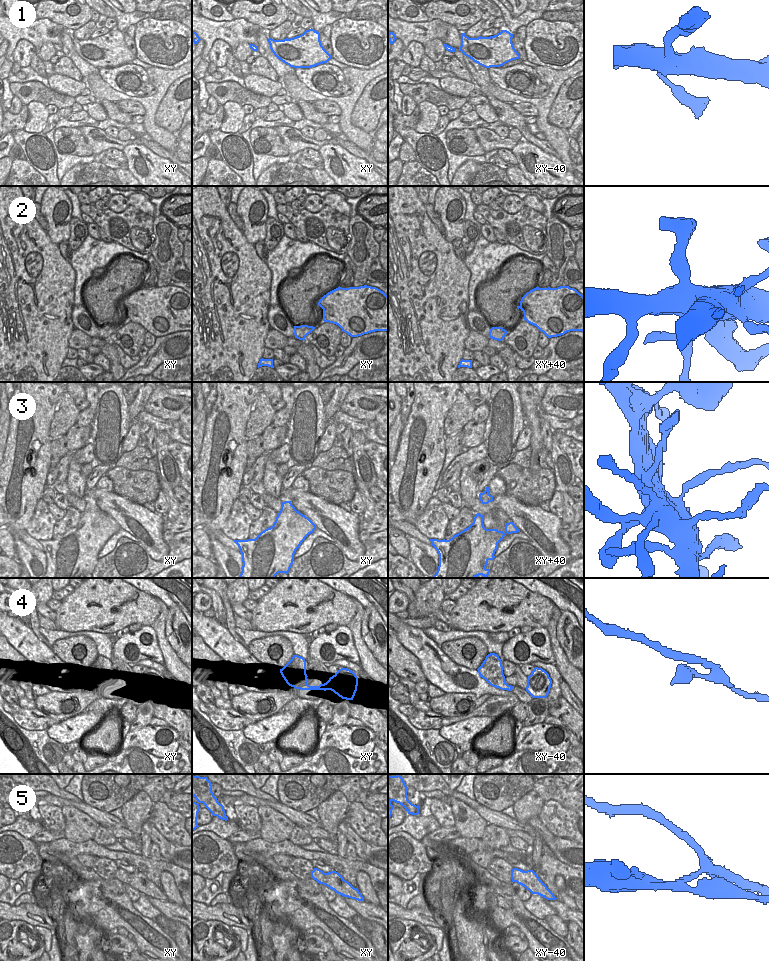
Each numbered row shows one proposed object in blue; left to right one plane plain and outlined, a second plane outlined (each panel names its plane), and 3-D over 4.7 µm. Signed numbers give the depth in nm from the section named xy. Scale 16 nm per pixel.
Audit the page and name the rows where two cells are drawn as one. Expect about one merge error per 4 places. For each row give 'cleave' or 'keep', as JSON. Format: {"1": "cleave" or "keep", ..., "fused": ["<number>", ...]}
{"1": "keep", "2": "cleave", "3": "keep", "4": "keep", "5": "cleave", "fused": ["2", "5"]}

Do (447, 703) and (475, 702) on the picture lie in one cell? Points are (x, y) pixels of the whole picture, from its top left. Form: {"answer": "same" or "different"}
{"answer": "same"}

